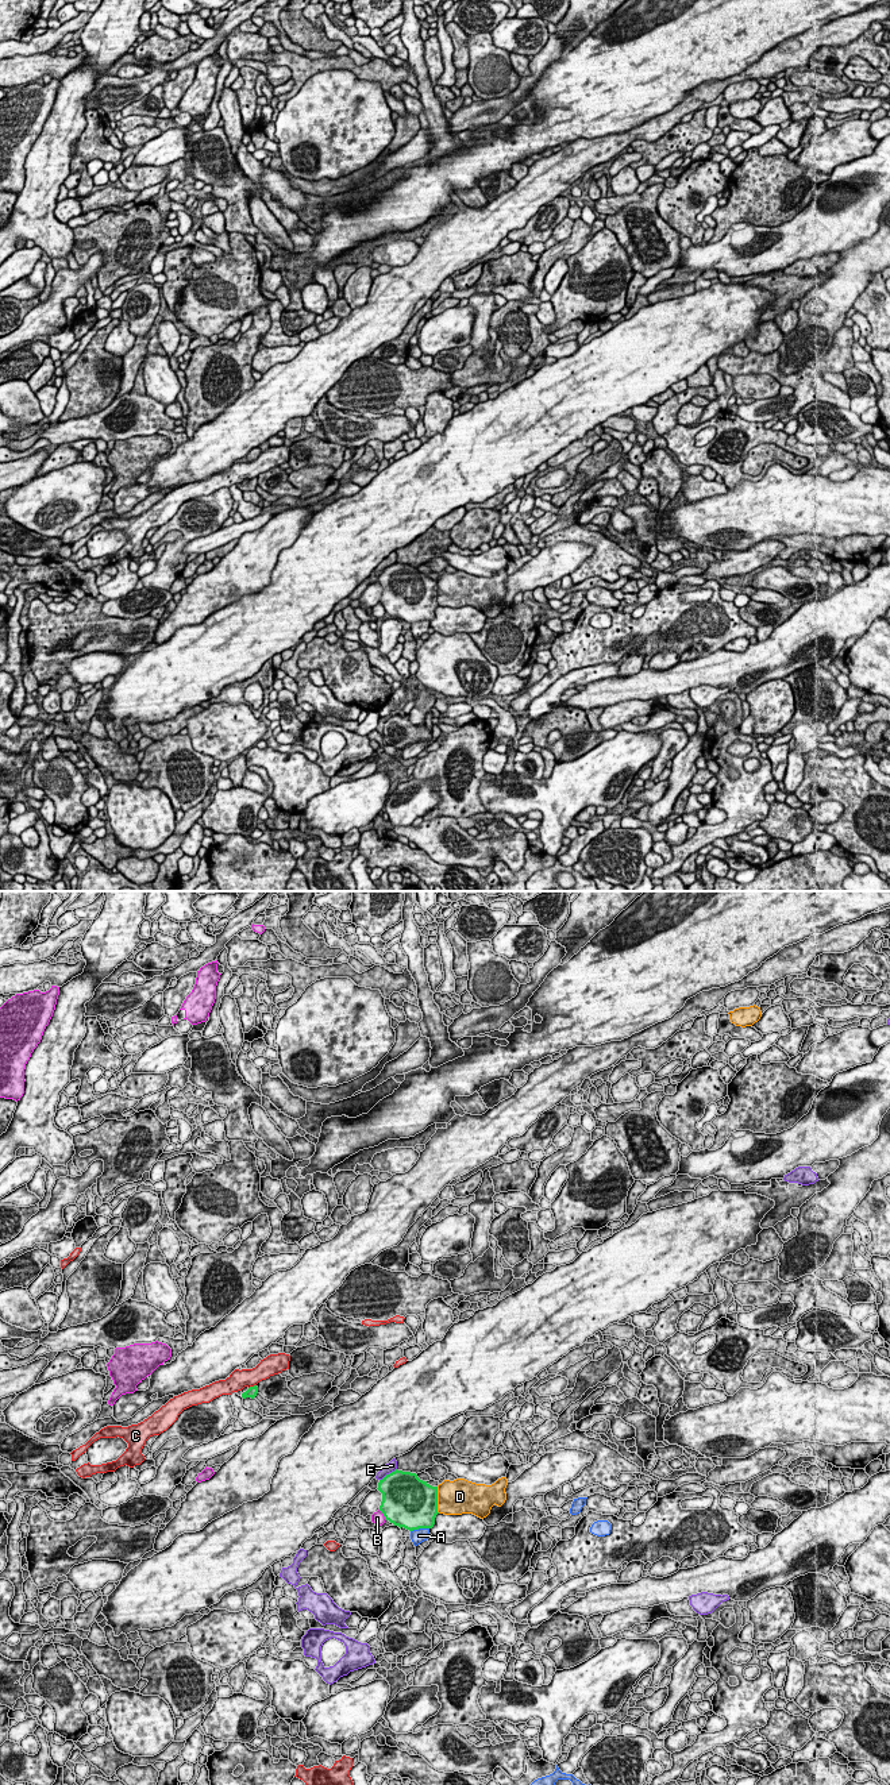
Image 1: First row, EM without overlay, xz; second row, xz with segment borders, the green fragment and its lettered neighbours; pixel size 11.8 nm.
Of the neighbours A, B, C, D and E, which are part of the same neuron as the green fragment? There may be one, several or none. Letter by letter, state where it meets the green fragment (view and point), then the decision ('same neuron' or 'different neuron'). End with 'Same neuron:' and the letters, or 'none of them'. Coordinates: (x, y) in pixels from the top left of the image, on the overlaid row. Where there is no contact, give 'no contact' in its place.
A: xz (419, 1527) | different neuron
B: xz (384, 1515) | different neuron
C: xz (251, 1387) | different neuron
D: xz (436, 1500) | different neuron
E: xz (389, 1473) | different neuron
Same neuron: none of them

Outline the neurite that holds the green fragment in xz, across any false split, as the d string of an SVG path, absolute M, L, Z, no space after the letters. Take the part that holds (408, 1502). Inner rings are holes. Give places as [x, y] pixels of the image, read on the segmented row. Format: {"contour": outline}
{"contour": "M394 1470L378 1483L377 1488L382 1493L379 1511L385 1519L409 1531L419 1528L432 1528L438 1512L438 1487L429 1485L417 1477L416 1473Z"}

